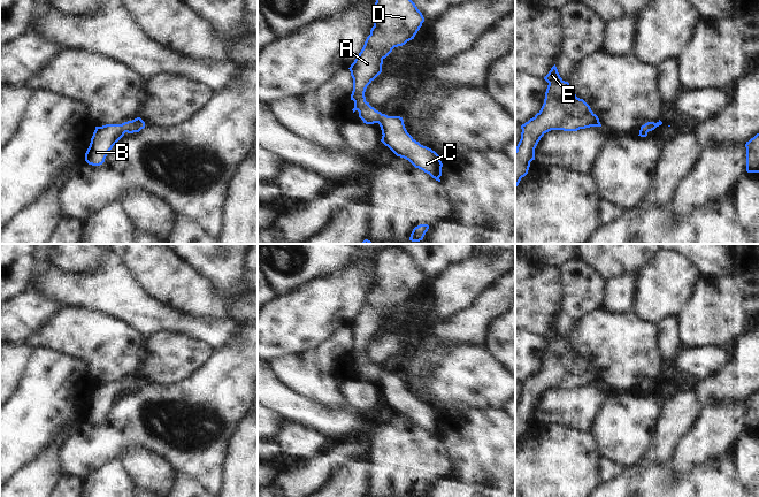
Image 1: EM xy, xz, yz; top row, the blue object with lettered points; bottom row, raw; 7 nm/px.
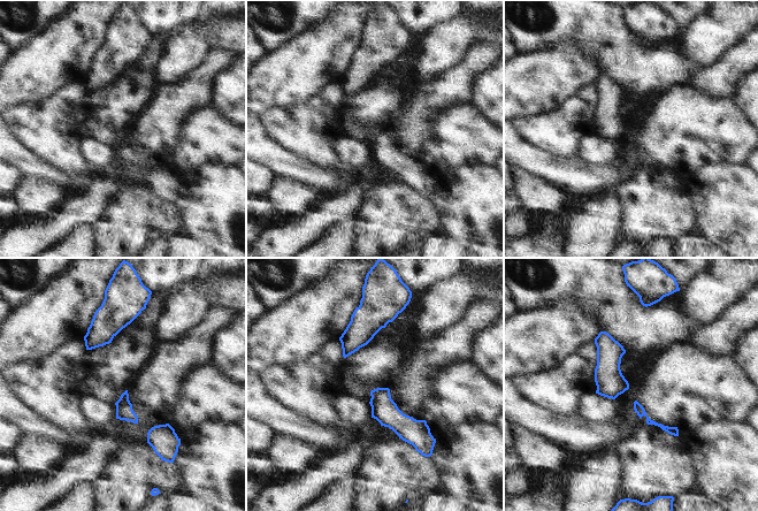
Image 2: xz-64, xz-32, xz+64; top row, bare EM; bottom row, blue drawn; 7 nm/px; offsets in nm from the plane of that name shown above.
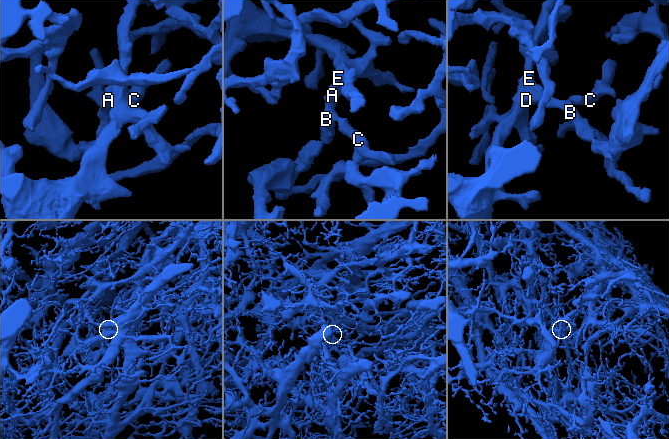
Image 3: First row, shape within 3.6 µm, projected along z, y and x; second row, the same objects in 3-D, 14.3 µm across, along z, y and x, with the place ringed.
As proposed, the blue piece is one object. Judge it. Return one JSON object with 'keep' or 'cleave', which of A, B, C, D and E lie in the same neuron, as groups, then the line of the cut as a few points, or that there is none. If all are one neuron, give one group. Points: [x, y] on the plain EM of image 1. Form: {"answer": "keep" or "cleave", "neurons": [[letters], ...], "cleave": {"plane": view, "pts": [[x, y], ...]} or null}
{"answer": "keep", "neurons": [["A", "B", "C", "D", "E"]], "cleave": null}

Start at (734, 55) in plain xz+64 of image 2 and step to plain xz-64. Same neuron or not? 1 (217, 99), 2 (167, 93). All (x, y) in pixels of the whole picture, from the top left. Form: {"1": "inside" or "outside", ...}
{"1": "outside", "2": "inside"}

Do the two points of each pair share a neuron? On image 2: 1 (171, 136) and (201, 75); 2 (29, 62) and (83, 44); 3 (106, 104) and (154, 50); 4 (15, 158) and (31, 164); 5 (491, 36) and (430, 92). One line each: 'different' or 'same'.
1: same
2: same
3: same
4: same
5: different

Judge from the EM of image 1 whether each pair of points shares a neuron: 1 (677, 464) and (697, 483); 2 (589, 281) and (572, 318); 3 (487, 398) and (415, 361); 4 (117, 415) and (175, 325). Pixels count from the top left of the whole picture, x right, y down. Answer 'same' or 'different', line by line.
1: different
2: same
3: same
4: different

